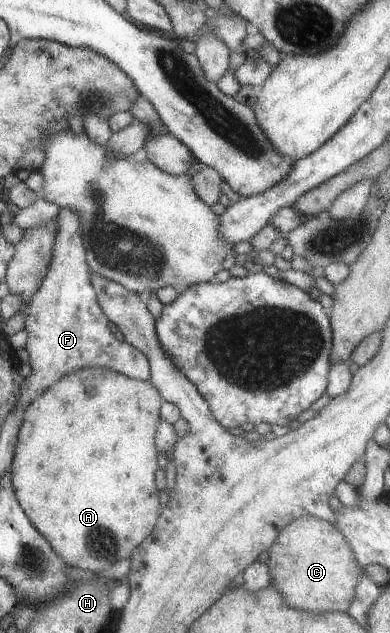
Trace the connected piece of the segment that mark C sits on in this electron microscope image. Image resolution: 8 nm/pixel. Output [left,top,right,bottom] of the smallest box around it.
[263,515,361,614]

